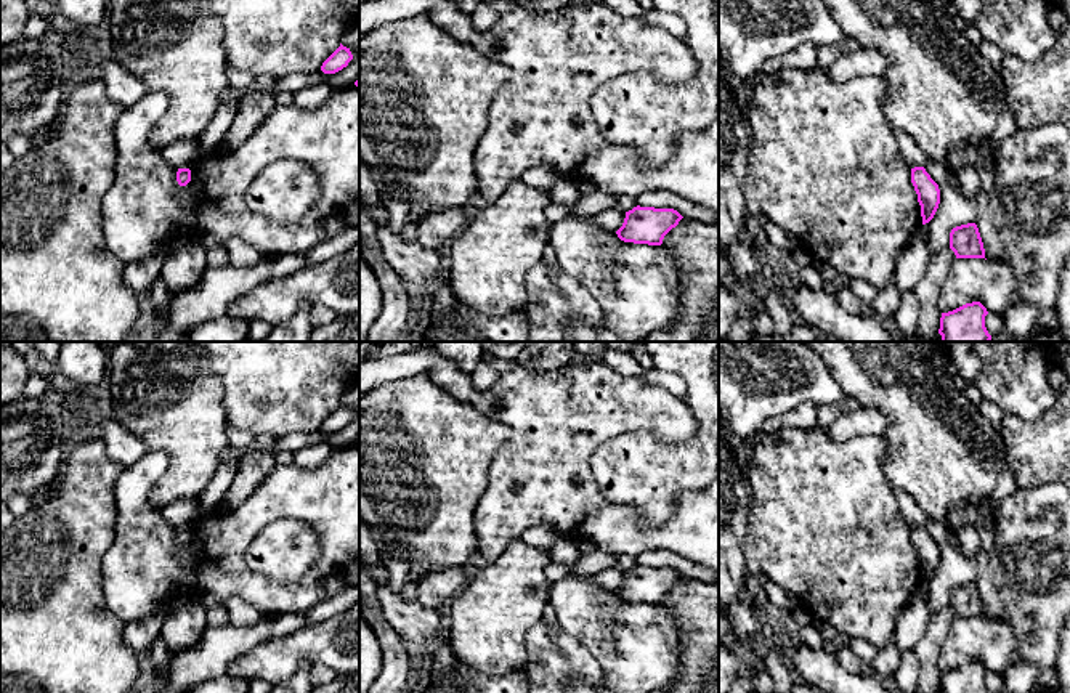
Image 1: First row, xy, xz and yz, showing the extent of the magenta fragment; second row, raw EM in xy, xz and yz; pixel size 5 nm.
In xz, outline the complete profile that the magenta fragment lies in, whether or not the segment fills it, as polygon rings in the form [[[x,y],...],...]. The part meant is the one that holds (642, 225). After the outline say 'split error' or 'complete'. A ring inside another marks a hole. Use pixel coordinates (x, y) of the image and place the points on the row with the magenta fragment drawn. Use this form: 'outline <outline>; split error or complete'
outline [[[634,207],[626,212],[622,226],[616,231],[624,242],[661,245],[664,236],[683,217],[674,209]]]; complete

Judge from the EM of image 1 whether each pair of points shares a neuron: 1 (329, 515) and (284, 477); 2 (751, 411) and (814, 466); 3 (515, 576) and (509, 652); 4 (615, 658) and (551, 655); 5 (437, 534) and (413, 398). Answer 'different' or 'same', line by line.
1: same
2: different
3: same
4: different
5: same

